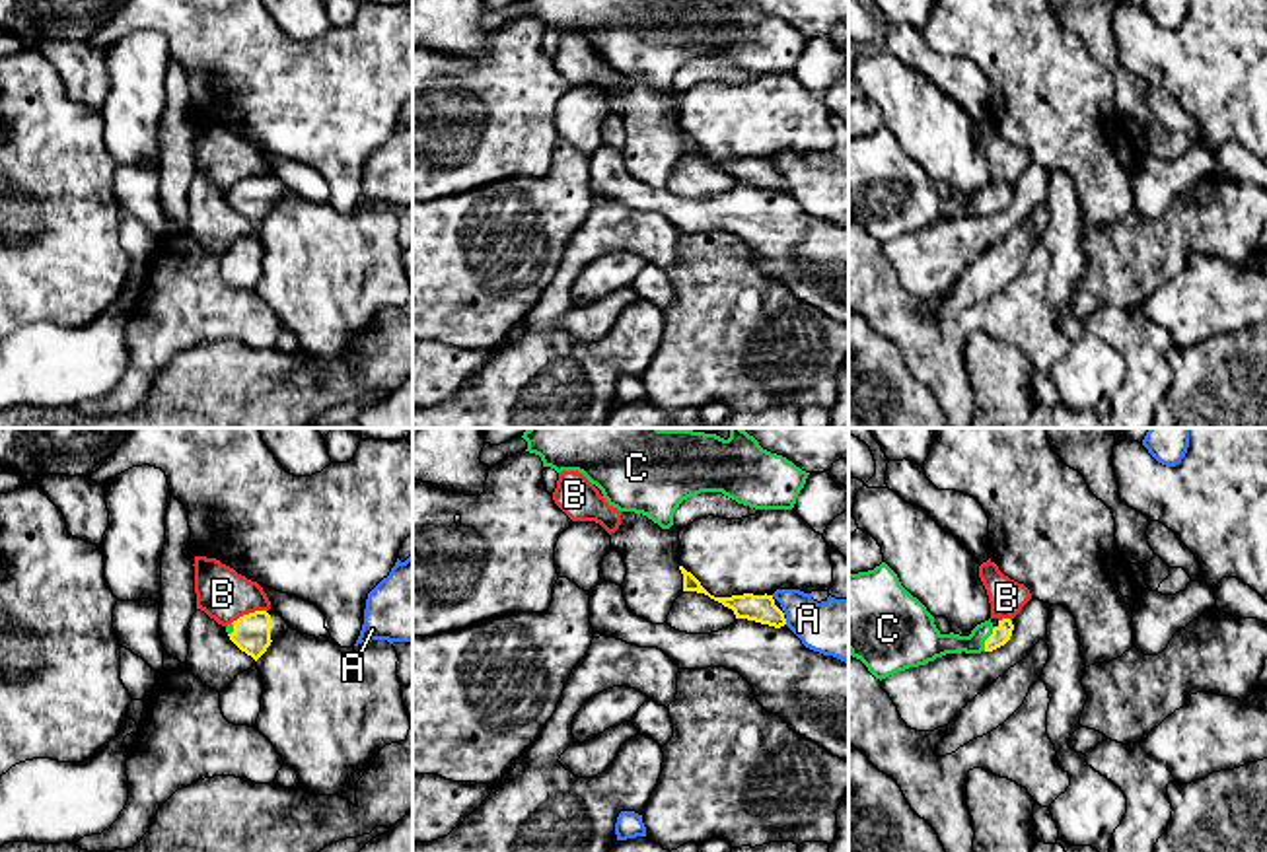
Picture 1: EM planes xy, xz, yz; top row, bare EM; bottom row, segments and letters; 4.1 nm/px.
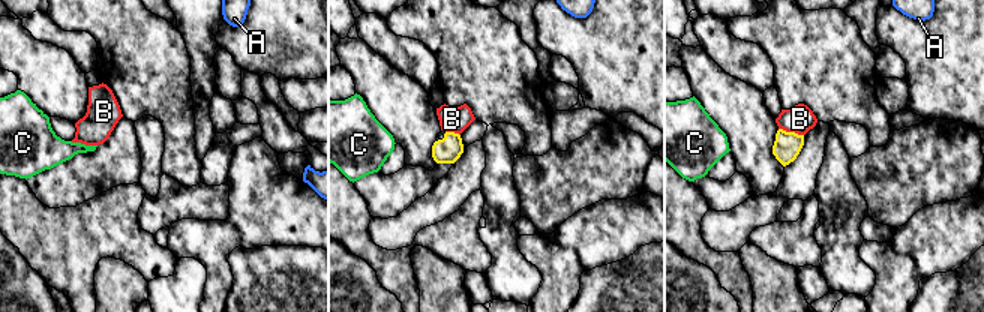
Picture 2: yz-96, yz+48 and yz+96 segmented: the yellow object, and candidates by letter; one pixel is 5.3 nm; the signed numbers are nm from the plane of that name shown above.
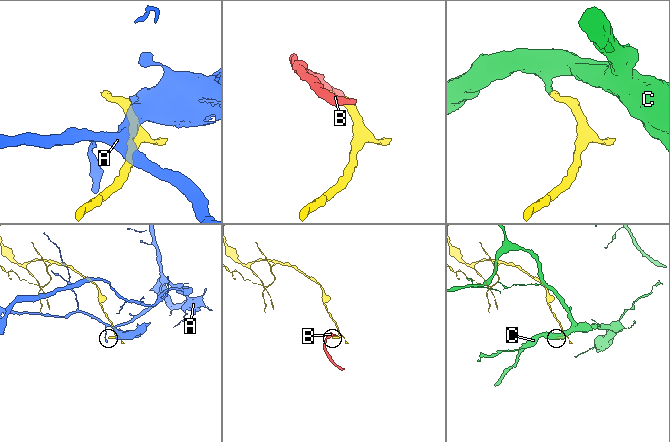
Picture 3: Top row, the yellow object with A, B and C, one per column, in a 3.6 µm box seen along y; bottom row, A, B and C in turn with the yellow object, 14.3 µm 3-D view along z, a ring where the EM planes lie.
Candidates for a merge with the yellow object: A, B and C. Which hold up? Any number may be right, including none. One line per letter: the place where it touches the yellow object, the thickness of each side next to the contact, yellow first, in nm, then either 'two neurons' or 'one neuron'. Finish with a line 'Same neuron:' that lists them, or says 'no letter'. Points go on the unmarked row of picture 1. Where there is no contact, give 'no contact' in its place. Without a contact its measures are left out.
A: xz (785, 185) | 110/240 nm | two neurons
B: xy (250, 177) | 160/220 nm | two neurons
C: yz (987, 203) | 80/140 nm | one neuron
Same neuron: C

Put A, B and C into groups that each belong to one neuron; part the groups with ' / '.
A / B / C

